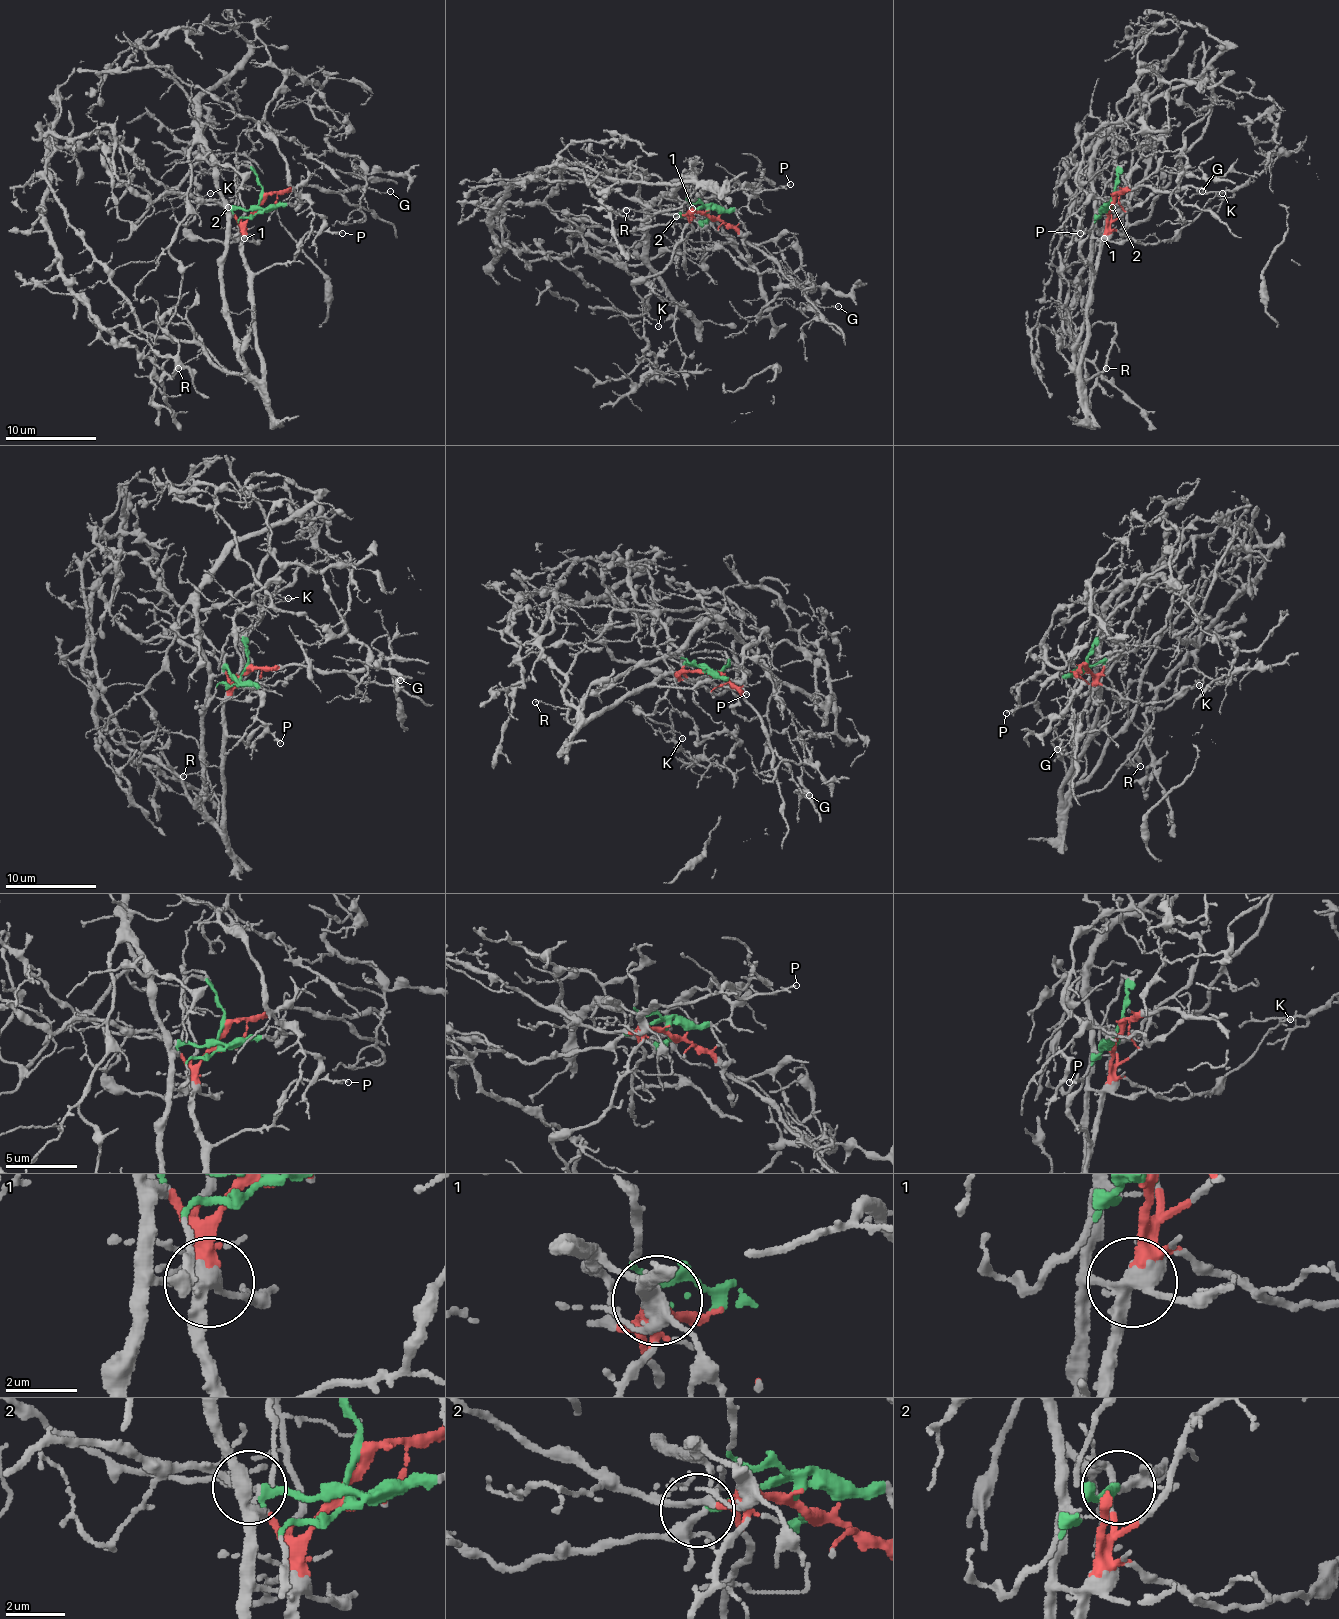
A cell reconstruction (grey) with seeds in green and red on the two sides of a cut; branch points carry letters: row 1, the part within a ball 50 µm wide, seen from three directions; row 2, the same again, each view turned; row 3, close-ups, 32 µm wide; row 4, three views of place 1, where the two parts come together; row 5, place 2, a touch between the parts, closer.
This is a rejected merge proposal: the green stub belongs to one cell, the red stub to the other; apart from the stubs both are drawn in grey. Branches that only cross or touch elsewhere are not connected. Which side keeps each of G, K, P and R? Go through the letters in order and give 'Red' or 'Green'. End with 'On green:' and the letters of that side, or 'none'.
G: Red
K: Red
P: Red
R: Green
On green: R

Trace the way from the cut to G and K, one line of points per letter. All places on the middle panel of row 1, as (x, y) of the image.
G: (708, 215), (726, 222), (747, 242), (765, 254), (816, 304), (839, 306)
K: (708, 215), (692, 212), (671, 261), (660, 272), (644, 277), (635, 293), (658, 327)

